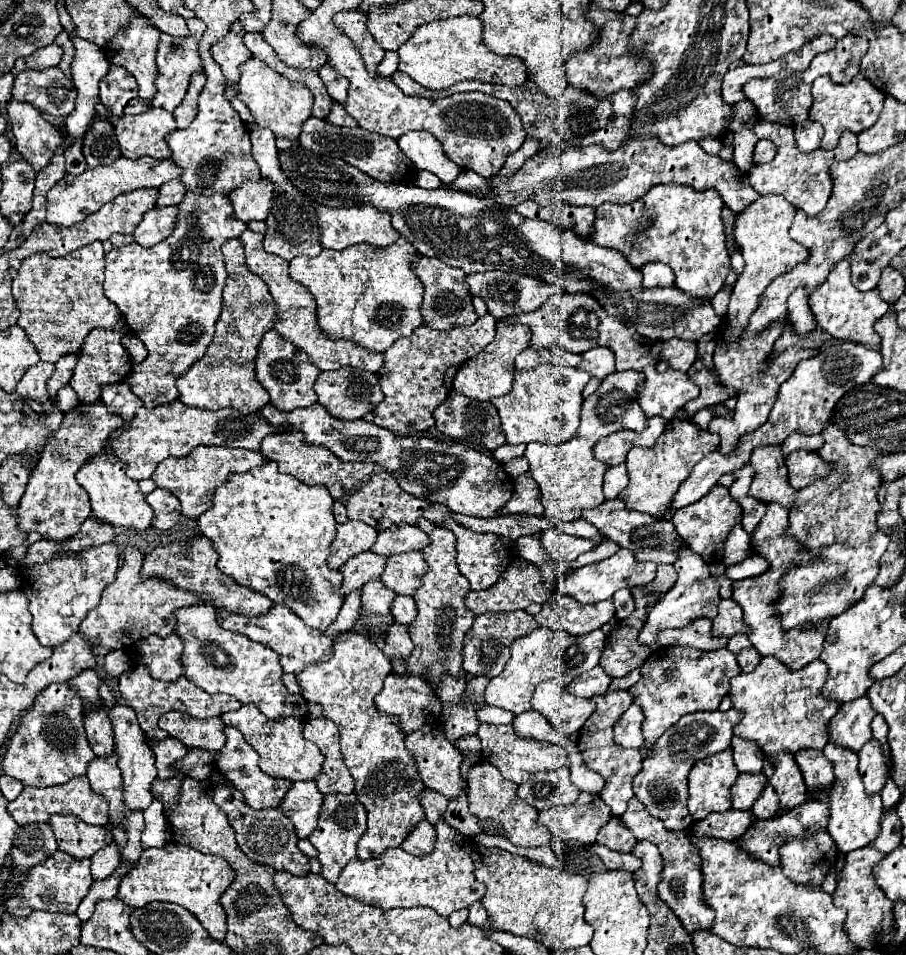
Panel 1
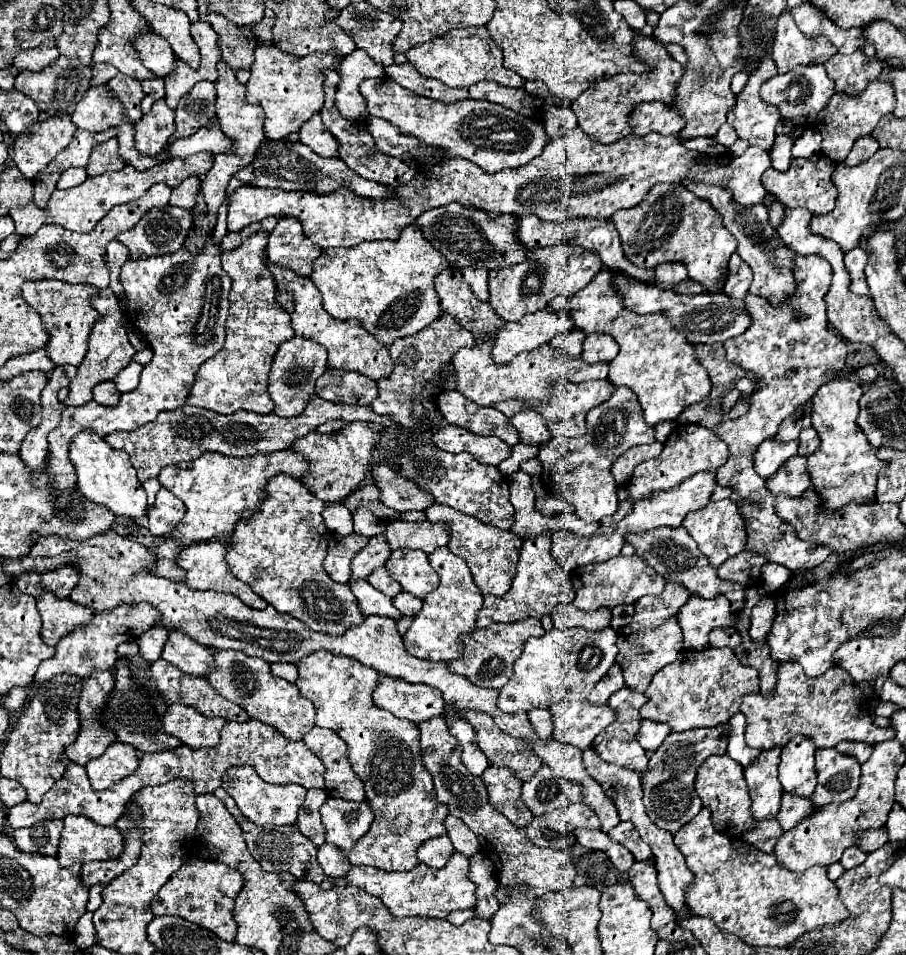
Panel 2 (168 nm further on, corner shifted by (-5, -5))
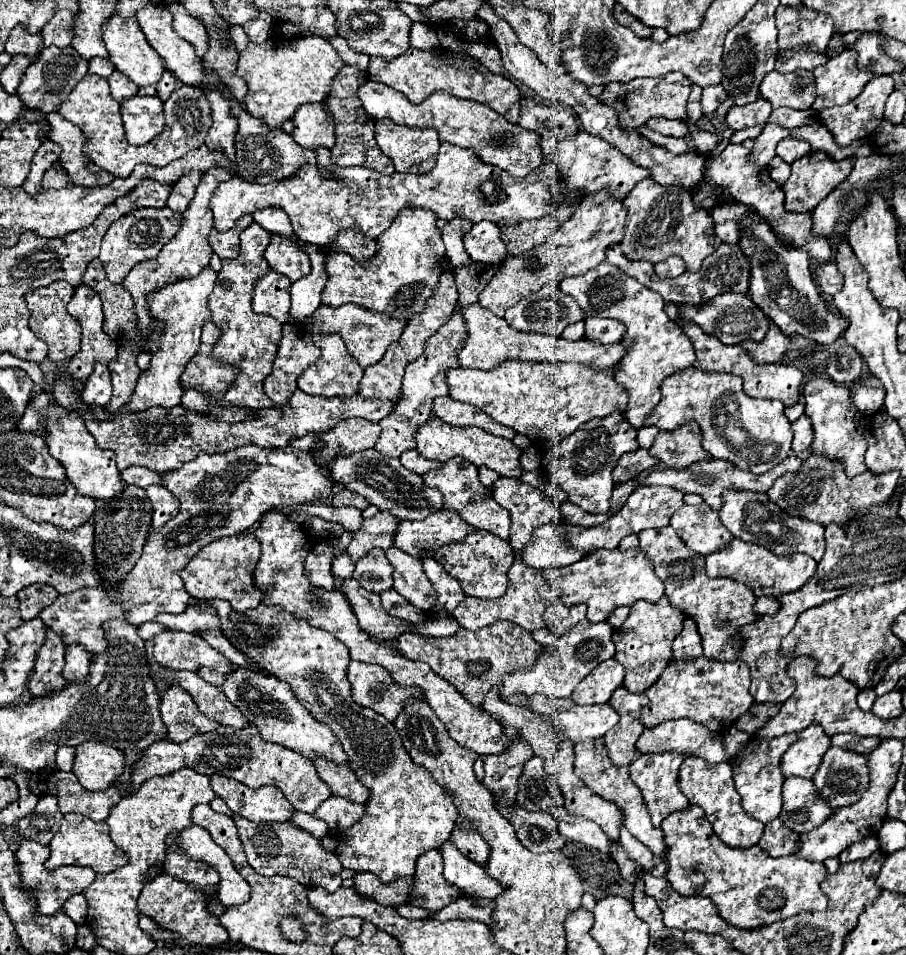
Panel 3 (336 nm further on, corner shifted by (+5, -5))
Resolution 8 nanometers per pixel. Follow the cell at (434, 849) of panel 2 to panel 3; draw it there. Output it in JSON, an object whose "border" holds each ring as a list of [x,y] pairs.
{"border":[[[440,849],[420,855],[420,859],[416,861],[410,905],[424,907],[428,911],[438,911],[458,897],[460,897],[460,889],[452,887],[442,875]]]}

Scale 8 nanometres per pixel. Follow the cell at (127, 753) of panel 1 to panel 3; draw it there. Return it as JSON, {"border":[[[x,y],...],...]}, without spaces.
{"border":[[[24,839],[20,843],[20,849],[16,851],[16,859],[20,859],[22,883],[24,883],[24,887],[34,889],[38,893],[38,911],[44,913],[44,915],[56,913],[70,895],[82,893],[96,879],[96,873],[90,867],[58,867],[54,871],[46,871],[44,869],[44,861],[48,859],[48,849],[44,845],[36,843],[36,841]]]}

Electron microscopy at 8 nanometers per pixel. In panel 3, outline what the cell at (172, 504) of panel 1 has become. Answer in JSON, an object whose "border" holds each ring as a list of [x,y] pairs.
{"border":[[[148,485],[146,493],[148,499],[152,501],[150,531],[158,531],[166,521],[170,521],[178,513],[178,499],[162,485]]]}

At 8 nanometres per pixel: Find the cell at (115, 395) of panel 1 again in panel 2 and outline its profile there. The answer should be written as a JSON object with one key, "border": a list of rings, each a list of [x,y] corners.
{"border":[[[104,381],[94,387],[94,401],[100,405],[116,405],[120,399],[120,393],[114,385],[114,381]]]}

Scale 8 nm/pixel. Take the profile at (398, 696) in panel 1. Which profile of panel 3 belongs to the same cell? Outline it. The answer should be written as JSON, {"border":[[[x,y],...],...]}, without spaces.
{"border":[[[350,661],[348,681],[352,683],[354,701],[362,707],[374,709],[388,721],[394,721],[410,699],[424,699],[420,687],[398,685],[380,665]]]}

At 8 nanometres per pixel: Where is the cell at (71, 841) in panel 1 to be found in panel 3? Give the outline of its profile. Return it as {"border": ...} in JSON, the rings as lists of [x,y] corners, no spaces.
{"border":[[[66,813],[60,825],[60,831],[50,841],[50,857],[44,863],[44,867],[56,869],[60,865],[88,865],[96,873],[110,873],[116,871],[126,863],[126,855],[120,847],[114,845],[114,841],[108,835],[108,825],[104,821],[94,823],[92,819],[78,815],[78,813]]]}

